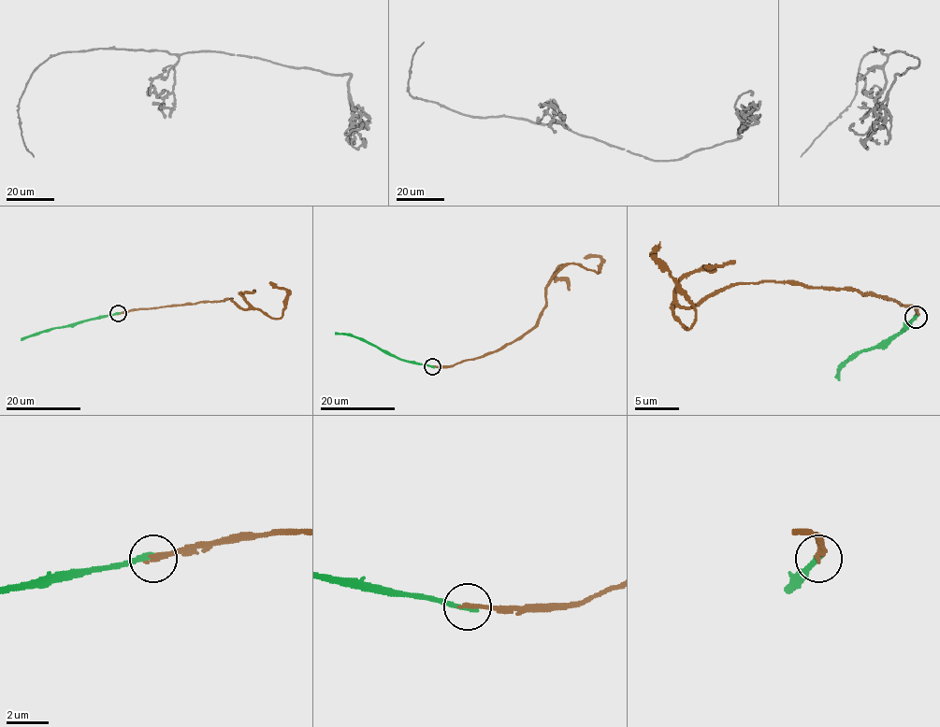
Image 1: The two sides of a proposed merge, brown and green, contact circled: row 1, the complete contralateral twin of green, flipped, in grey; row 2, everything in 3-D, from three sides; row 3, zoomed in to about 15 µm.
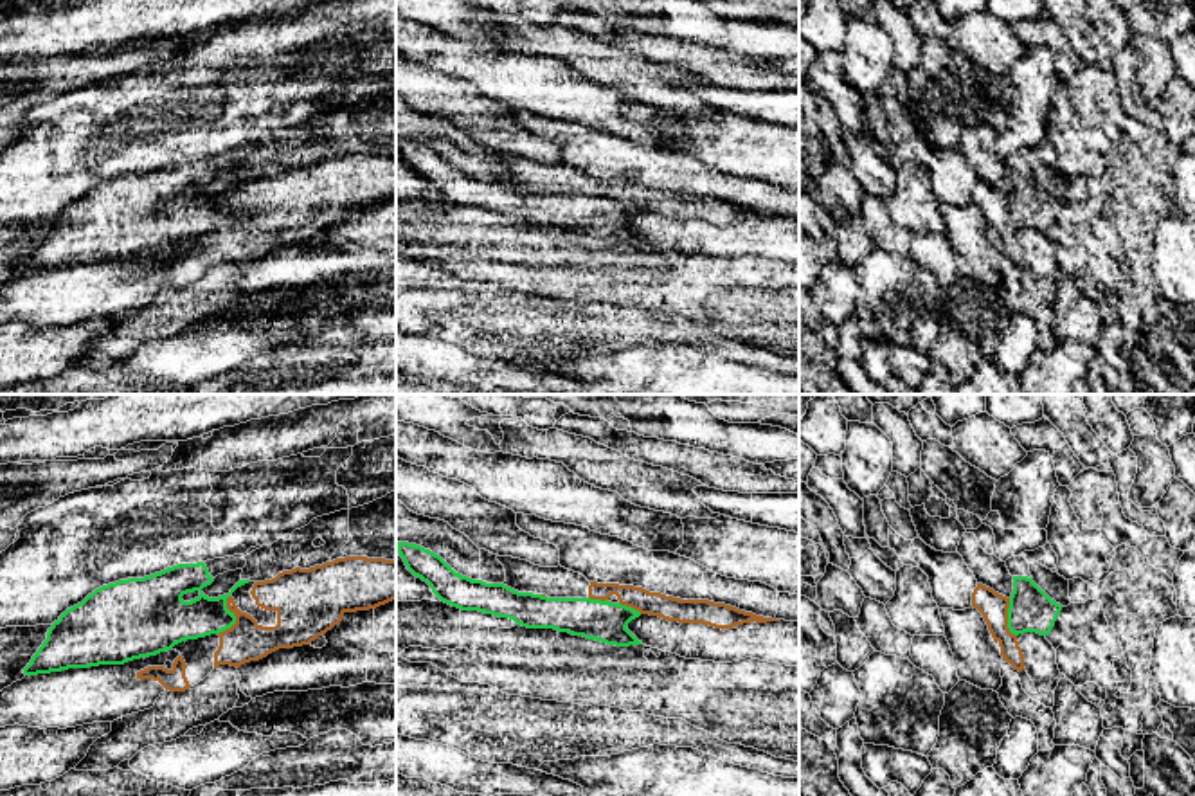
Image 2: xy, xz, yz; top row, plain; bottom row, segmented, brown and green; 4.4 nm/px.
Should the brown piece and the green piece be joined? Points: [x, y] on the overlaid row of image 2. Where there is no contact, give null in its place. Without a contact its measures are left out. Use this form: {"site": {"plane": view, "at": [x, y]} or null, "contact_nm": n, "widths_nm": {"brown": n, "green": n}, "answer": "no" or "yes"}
{"site": {"plane": "xy", "at": [234, 615]}, "contact_nm": 190, "widths_nm": {"brown": 180, "green": 180}, "answer": "no"}

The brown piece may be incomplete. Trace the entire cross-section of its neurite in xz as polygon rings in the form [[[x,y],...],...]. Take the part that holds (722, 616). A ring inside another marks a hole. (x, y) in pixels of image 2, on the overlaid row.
[[[499,556],[504,565],[504,585],[518,592],[545,594],[547,598],[590,598],[608,600],[678,623],[702,623],[714,629],[732,629],[743,623],[781,621],[756,616],[725,603],[709,600],[680,600],[642,587],[589,582],[583,574],[558,567],[540,567],[527,560]]]

